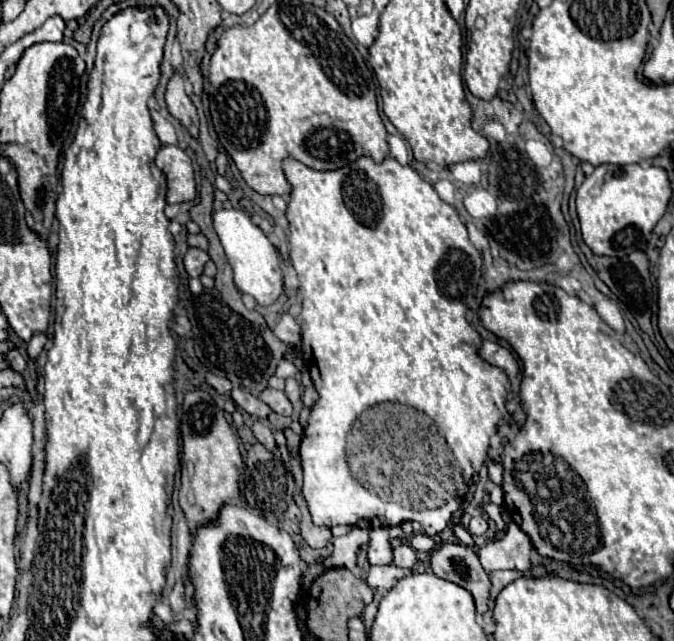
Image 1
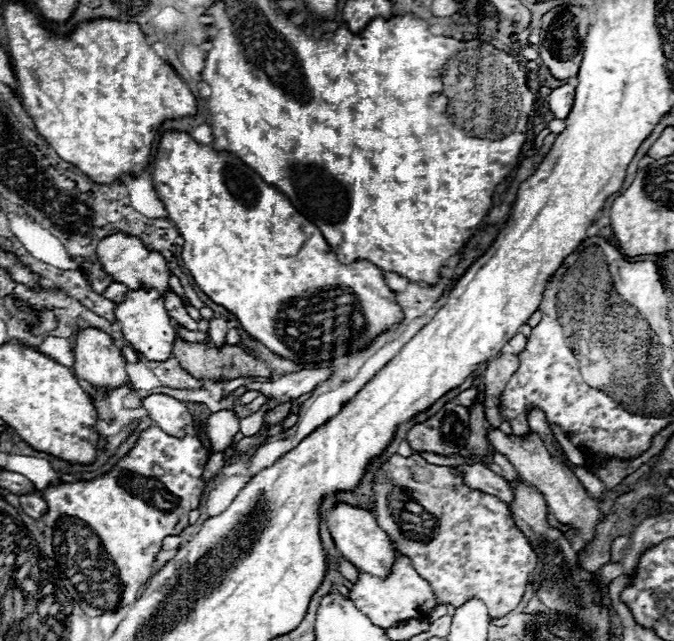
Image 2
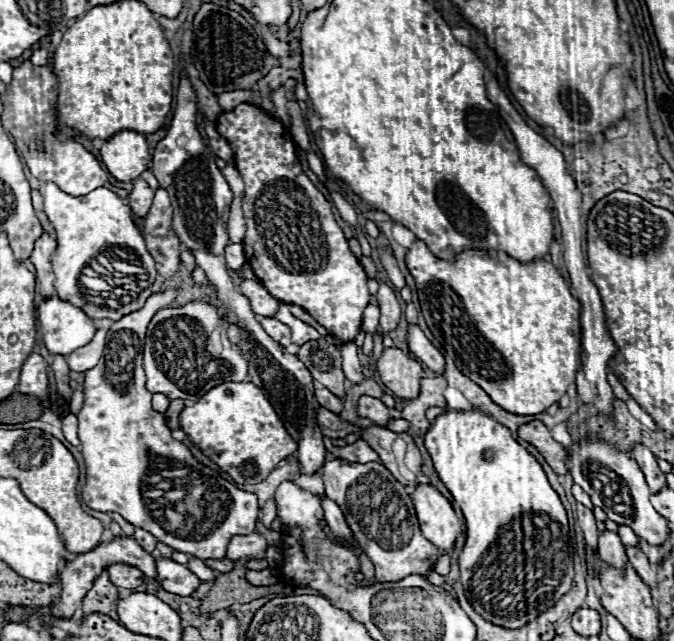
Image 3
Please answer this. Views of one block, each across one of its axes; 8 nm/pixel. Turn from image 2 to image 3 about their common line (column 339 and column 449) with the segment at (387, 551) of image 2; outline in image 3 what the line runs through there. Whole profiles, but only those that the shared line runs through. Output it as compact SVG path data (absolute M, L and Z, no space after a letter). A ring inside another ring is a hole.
M418 484L410 494L422 534L442 550L452 550L454 540L464 530L464 522L454 514L450 502L430 484Z

